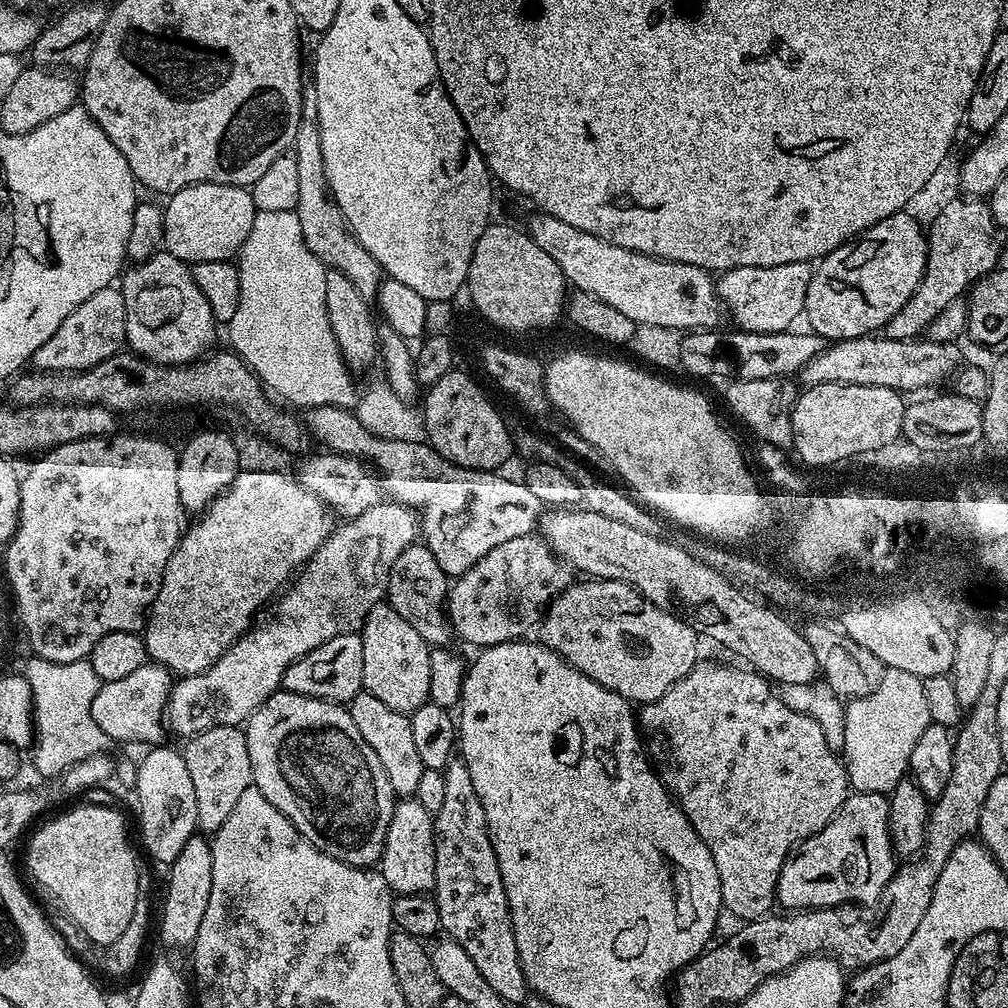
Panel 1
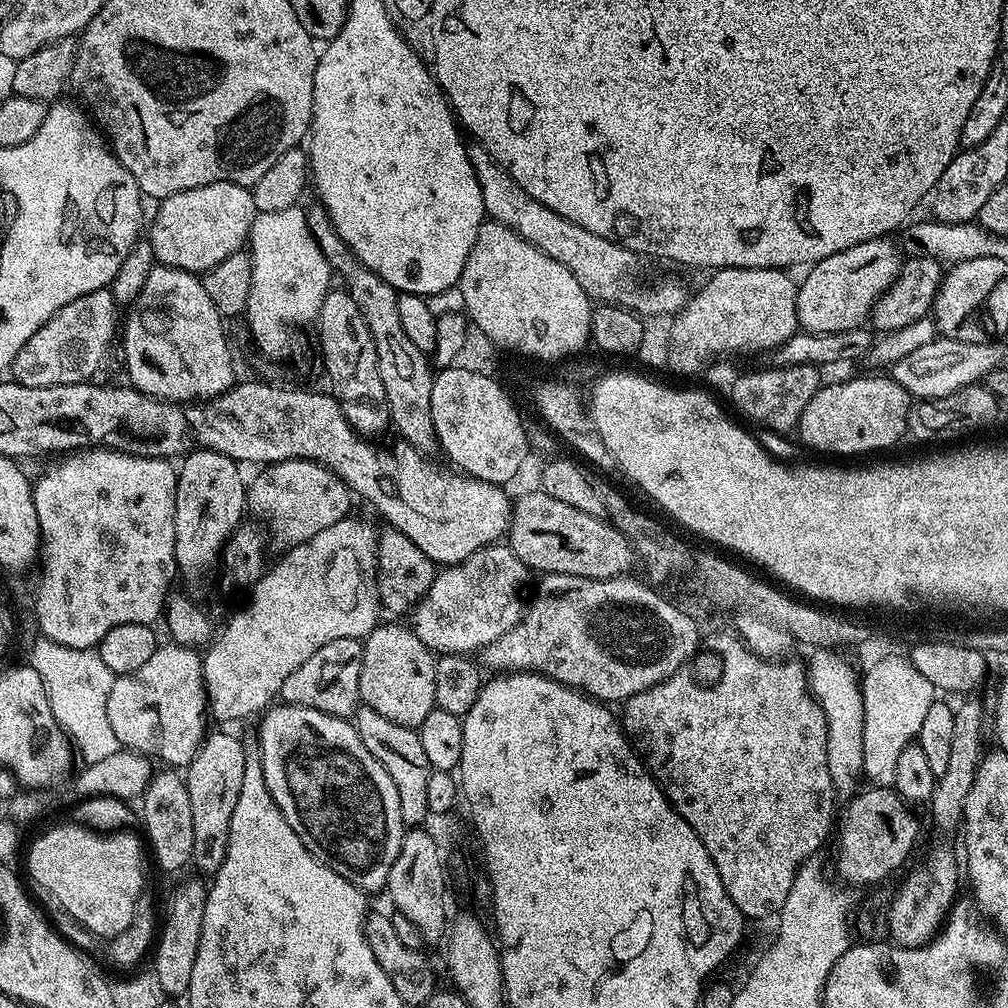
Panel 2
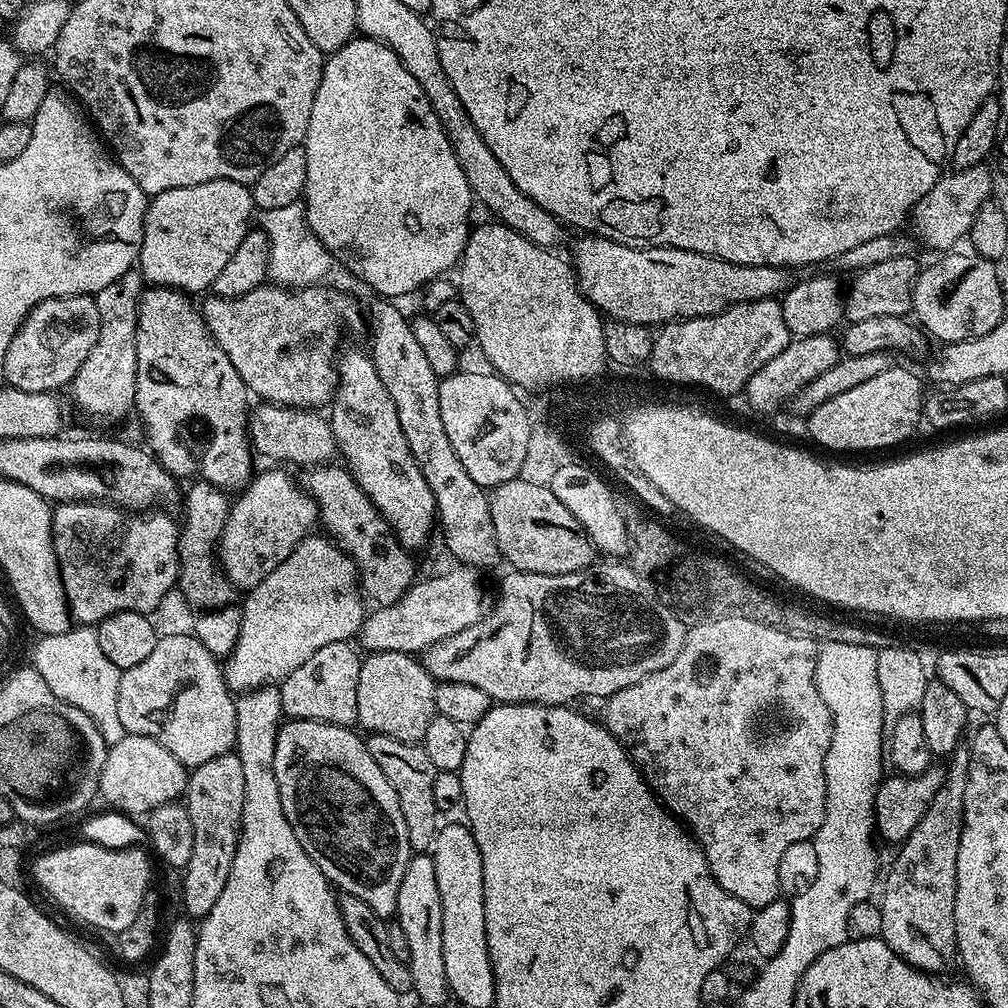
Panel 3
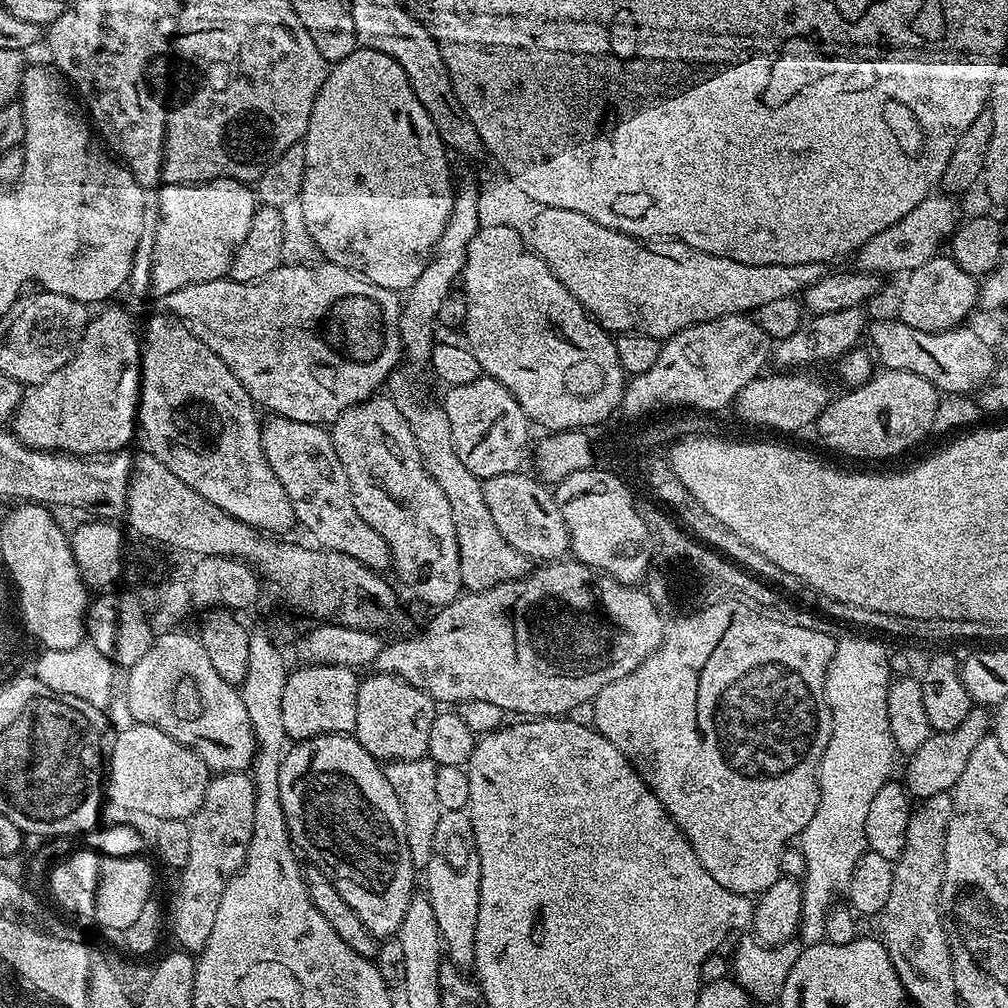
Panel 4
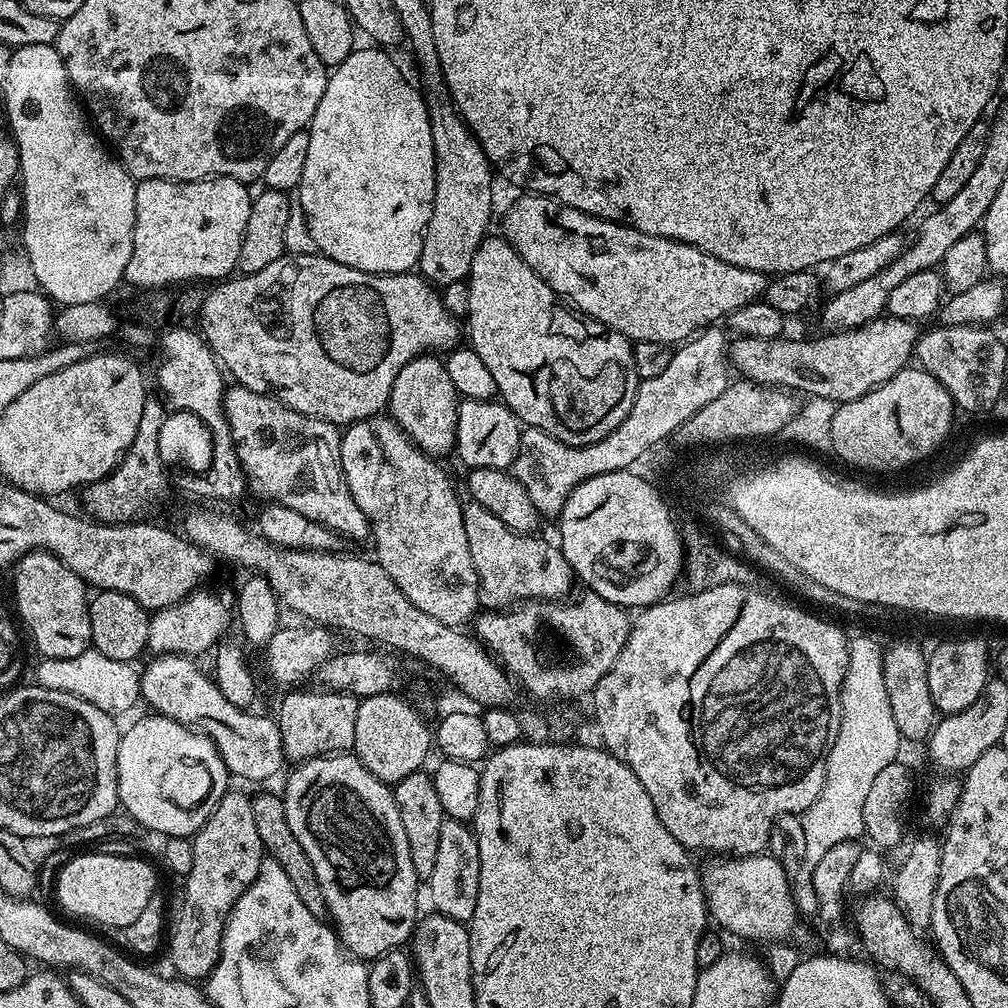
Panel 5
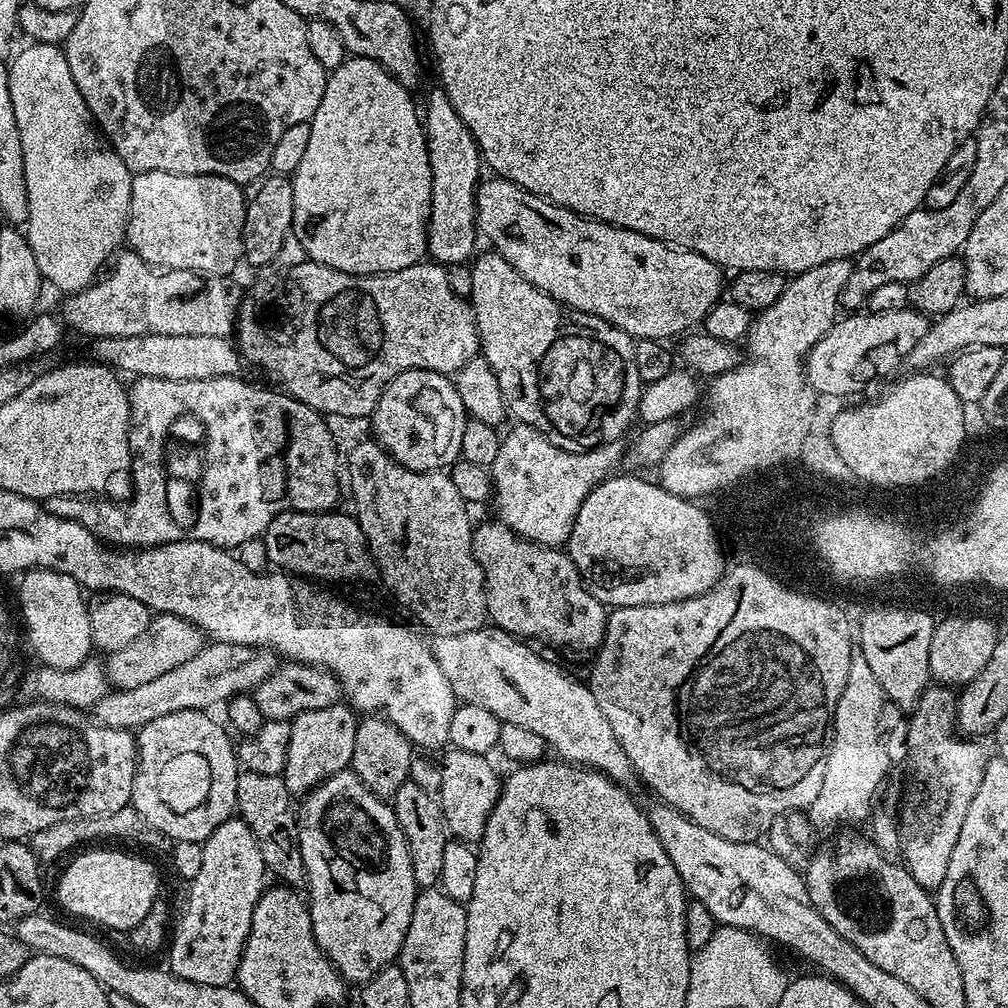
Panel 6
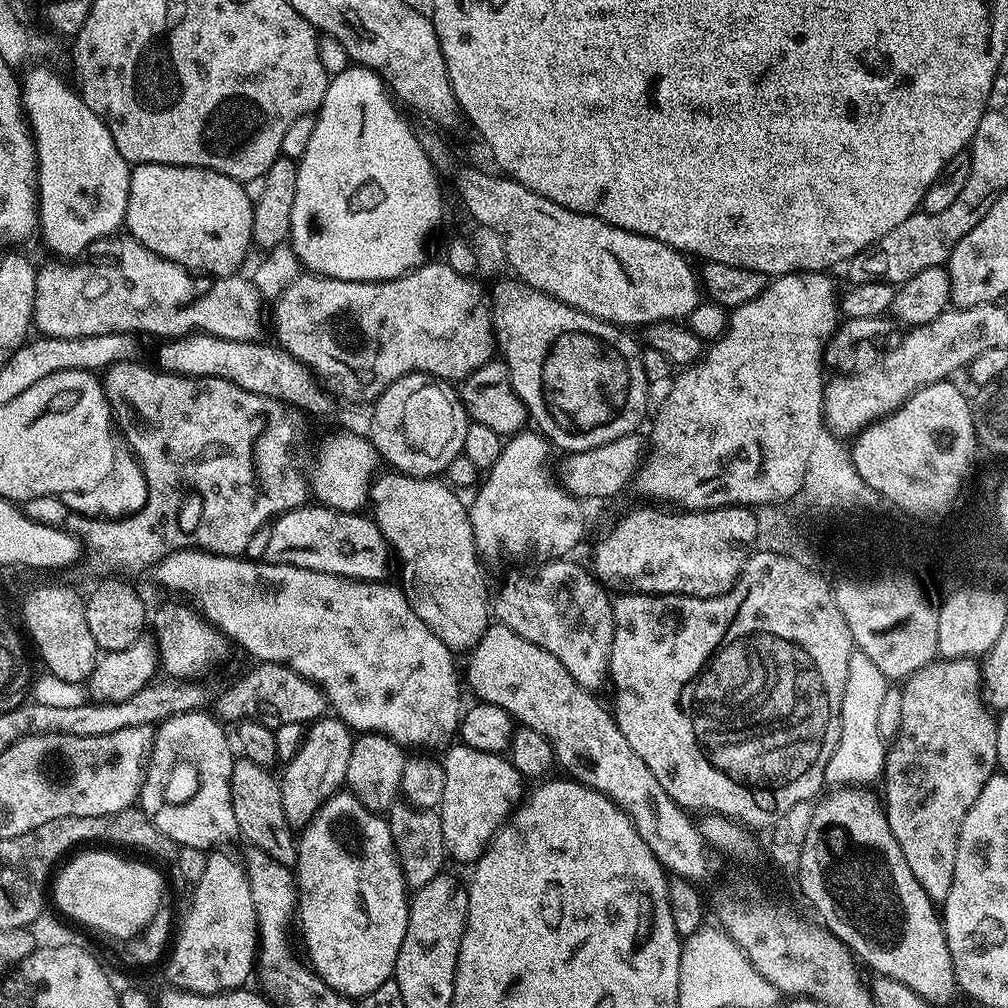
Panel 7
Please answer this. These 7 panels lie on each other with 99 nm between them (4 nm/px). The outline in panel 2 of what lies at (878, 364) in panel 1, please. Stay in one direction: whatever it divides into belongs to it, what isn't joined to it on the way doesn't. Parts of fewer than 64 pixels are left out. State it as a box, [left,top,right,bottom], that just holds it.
[890,338,1004,400]

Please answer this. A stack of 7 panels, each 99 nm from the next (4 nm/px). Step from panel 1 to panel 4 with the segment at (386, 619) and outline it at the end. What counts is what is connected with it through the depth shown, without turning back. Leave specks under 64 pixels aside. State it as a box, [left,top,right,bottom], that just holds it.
[355,672,438,762]

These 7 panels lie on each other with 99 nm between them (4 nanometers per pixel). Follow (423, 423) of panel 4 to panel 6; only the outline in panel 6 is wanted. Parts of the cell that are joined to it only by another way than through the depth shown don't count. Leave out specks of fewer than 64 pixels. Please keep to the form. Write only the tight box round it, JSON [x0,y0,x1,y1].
[472,522,609,653]

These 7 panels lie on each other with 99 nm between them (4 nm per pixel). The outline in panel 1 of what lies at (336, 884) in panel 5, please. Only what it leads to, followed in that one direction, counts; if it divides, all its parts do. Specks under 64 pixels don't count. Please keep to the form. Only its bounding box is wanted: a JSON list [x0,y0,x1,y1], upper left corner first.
[244,690,397,869]

